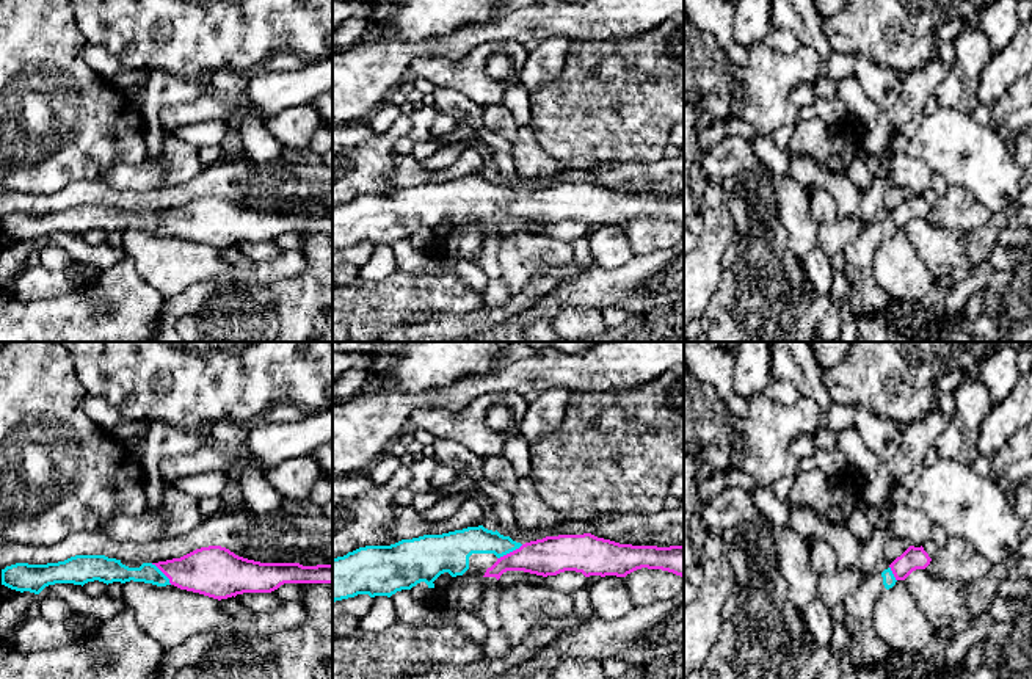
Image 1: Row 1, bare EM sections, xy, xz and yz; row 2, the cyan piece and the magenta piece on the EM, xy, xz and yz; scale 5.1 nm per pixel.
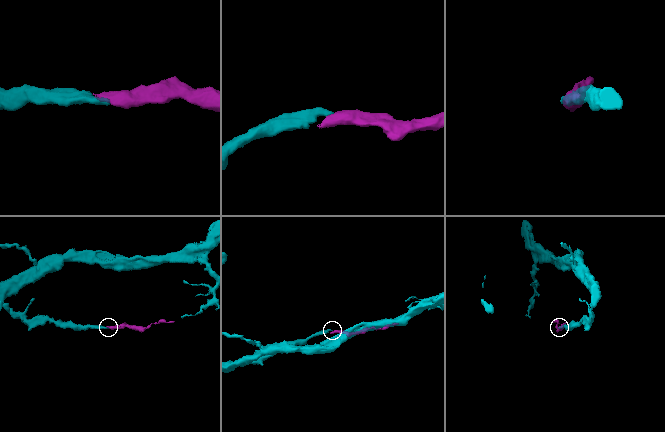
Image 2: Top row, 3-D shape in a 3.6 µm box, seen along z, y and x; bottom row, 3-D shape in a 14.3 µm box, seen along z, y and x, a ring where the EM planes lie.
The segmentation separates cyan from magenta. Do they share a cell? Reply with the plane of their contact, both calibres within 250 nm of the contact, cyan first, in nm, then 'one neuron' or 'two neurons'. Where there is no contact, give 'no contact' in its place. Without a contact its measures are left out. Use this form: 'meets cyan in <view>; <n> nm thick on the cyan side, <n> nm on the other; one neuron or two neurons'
meets cyan in xz; 140 nm thick on the cyan side, 200 nm on the other; one neuron

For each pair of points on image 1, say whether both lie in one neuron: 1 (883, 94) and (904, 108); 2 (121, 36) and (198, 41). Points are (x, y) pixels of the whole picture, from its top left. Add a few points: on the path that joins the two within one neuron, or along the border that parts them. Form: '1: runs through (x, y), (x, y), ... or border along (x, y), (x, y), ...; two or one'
1: border along (902, 77), (899, 99), (888, 110), (882, 112); two
2: runs through (140, 36), (179, 36); one

